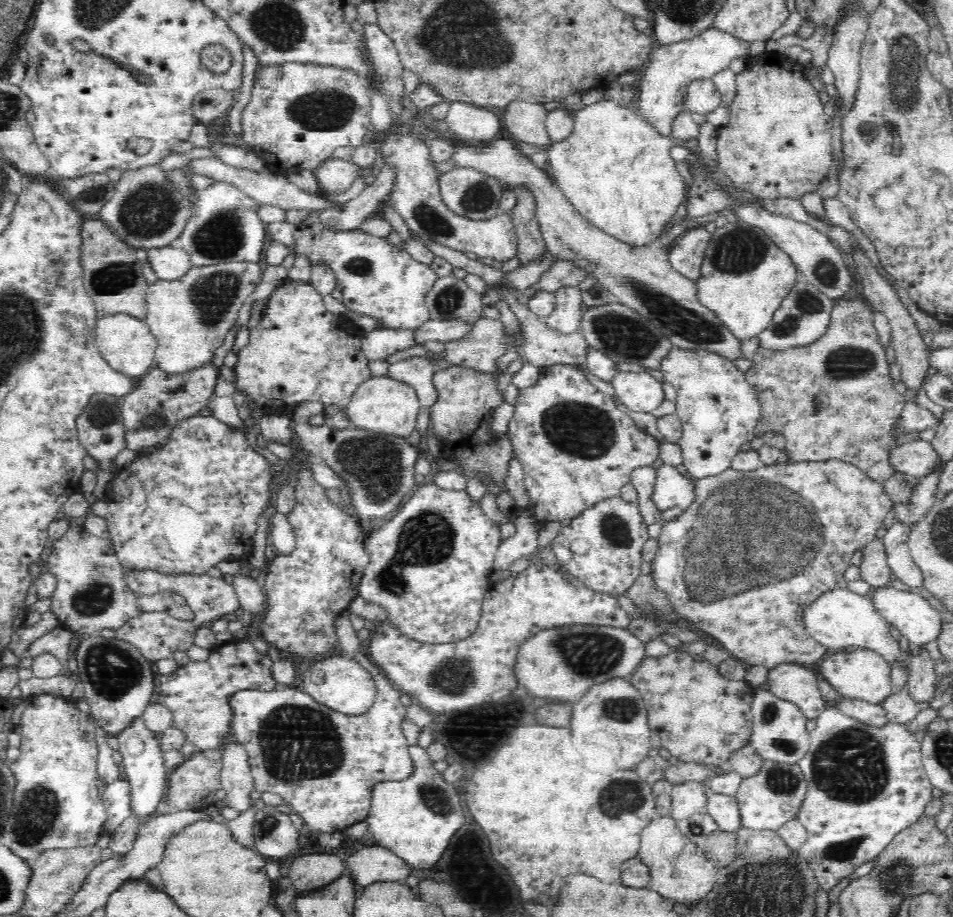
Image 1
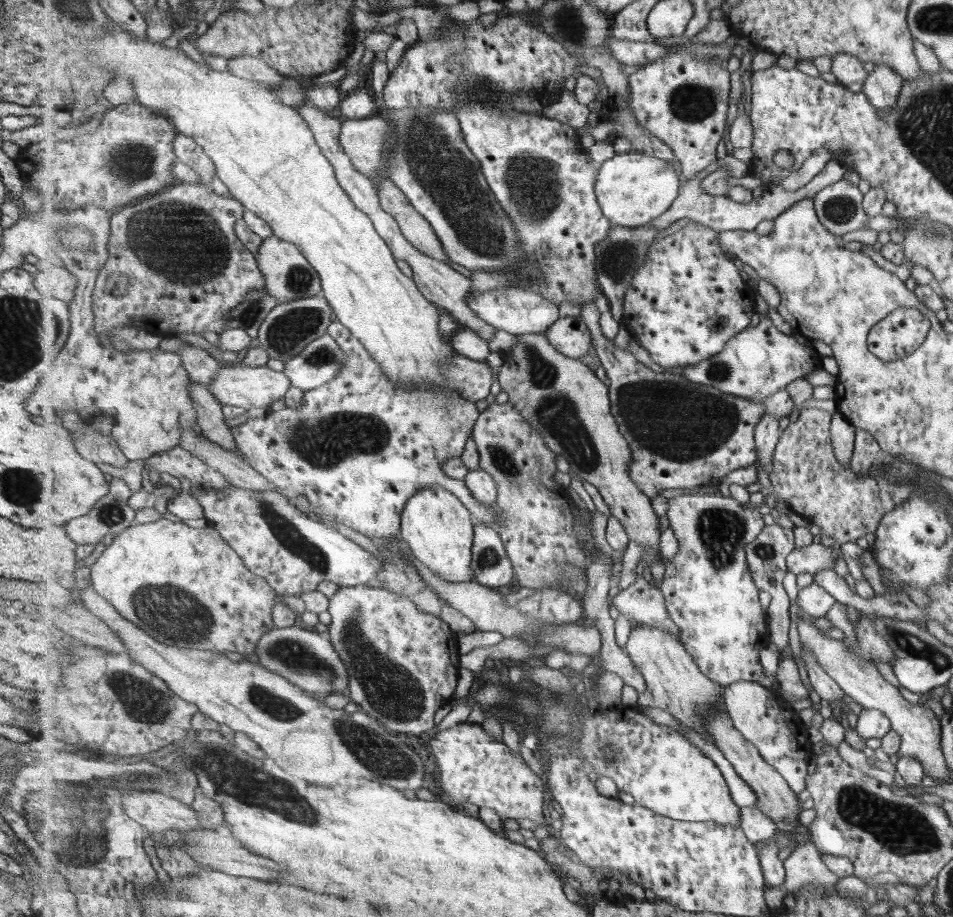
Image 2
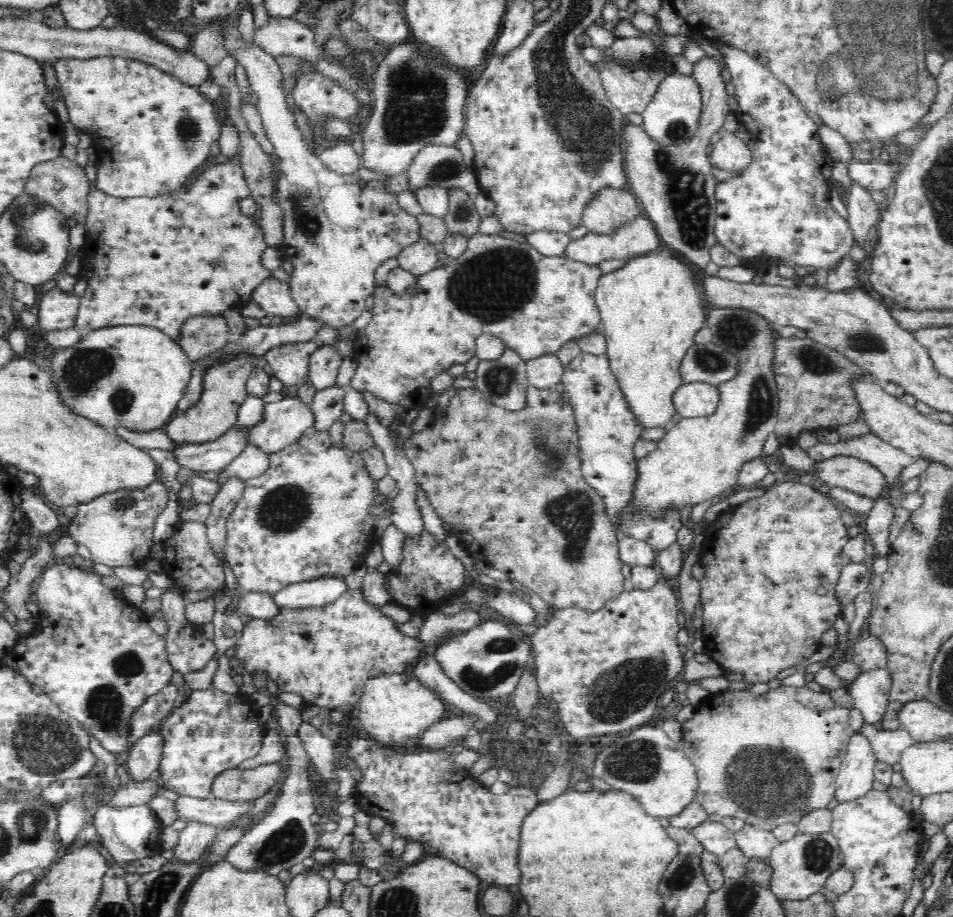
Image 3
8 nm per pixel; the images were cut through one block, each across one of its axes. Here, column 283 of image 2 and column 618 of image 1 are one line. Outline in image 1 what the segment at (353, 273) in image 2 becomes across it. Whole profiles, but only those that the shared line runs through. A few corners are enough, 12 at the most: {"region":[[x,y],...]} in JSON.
{"region":[[570,109],[545,169],[626,244],[654,243],[687,187],[636,110]]}

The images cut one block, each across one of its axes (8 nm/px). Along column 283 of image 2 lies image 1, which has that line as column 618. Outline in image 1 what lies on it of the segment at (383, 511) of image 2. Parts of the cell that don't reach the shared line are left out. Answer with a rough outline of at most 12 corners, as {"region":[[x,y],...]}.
{"region":[[580,367],[542,368],[505,434],[538,522],[620,495],[661,443]]}

